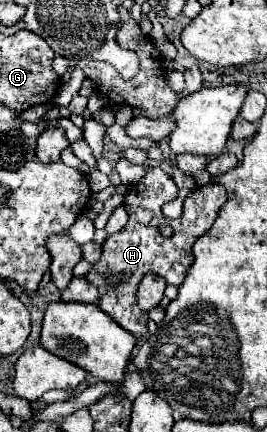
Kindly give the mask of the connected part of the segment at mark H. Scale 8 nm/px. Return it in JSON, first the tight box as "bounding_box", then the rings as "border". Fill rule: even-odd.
{"bounding_box":[87,166,227,336],"border":[[[159,166],[147,168],[145,178],[131,184],[129,194],[125,196],[123,206],[129,214],[129,222],[125,230],[111,234],[105,240],[99,262],[95,262],[91,272],[87,274],[87,280],[93,286],[97,286],[101,294],[97,306],[133,336],[141,336],[147,332],[147,312],[143,312],[137,306],[137,298],[135,298],[135,290],[141,278],[147,272],[153,272],[165,278],[167,284],[179,287],[185,280],[187,270],[193,264],[193,242],[199,238],[199,234],[205,234],[213,226],[221,206],[227,202],[225,188],[209,182],[197,188],[193,194],[189,194],[183,204],[183,216],[171,220],[161,214],[161,206],[165,202],[171,202],[175,194],[177,194],[175,182],[165,170],[161,170]],[[161,226],[171,226],[173,236],[165,238],[161,234]]]}

